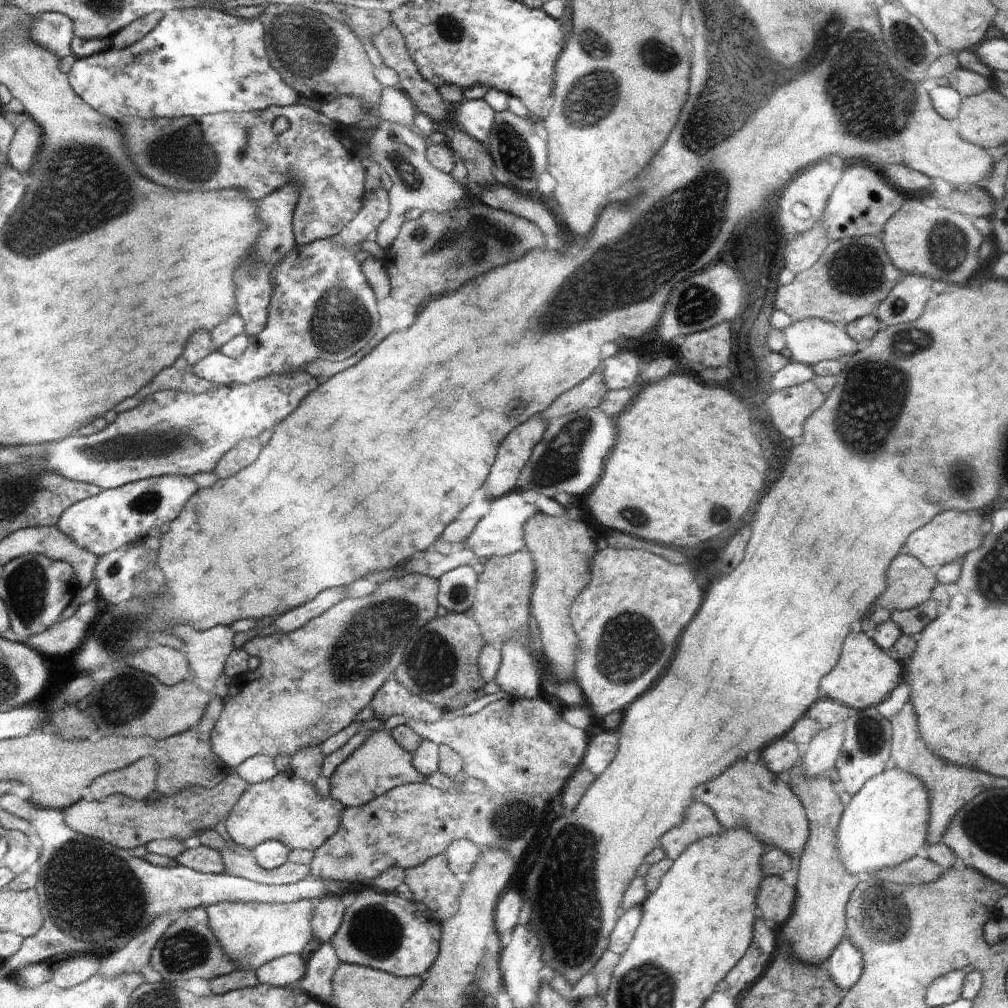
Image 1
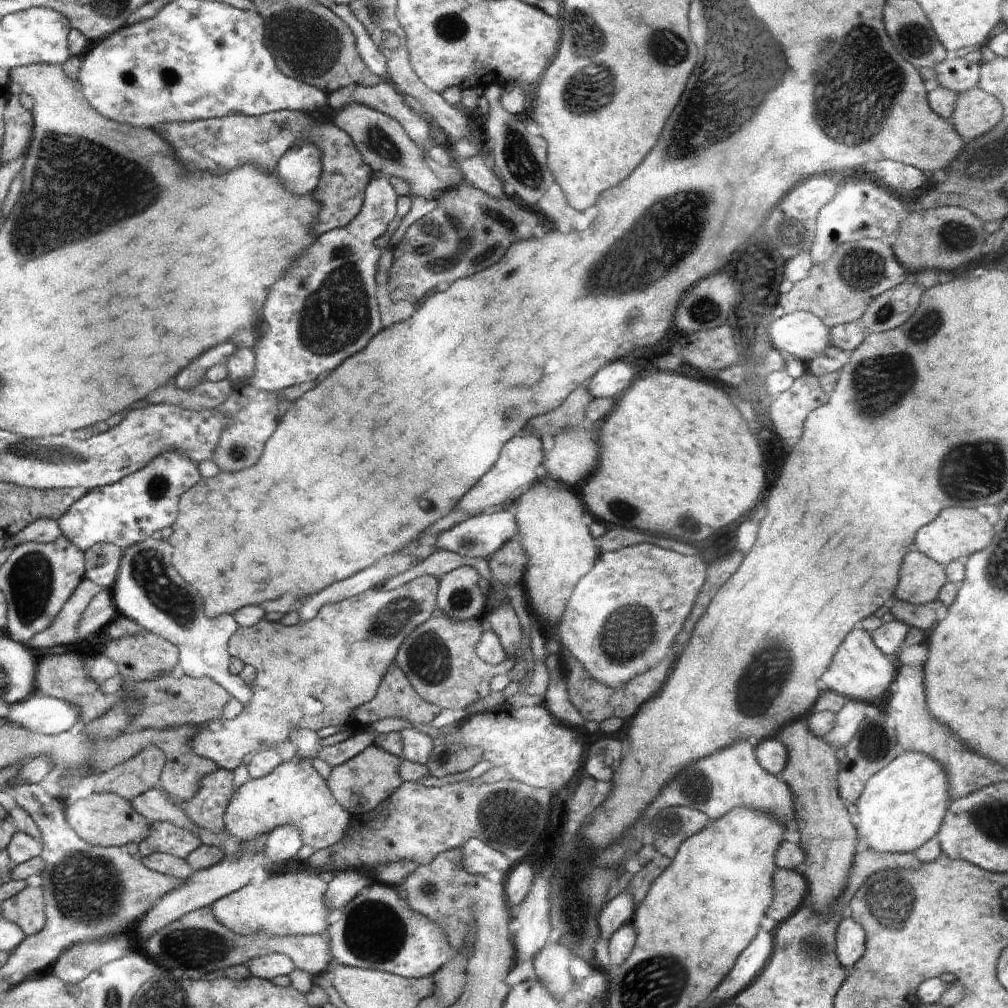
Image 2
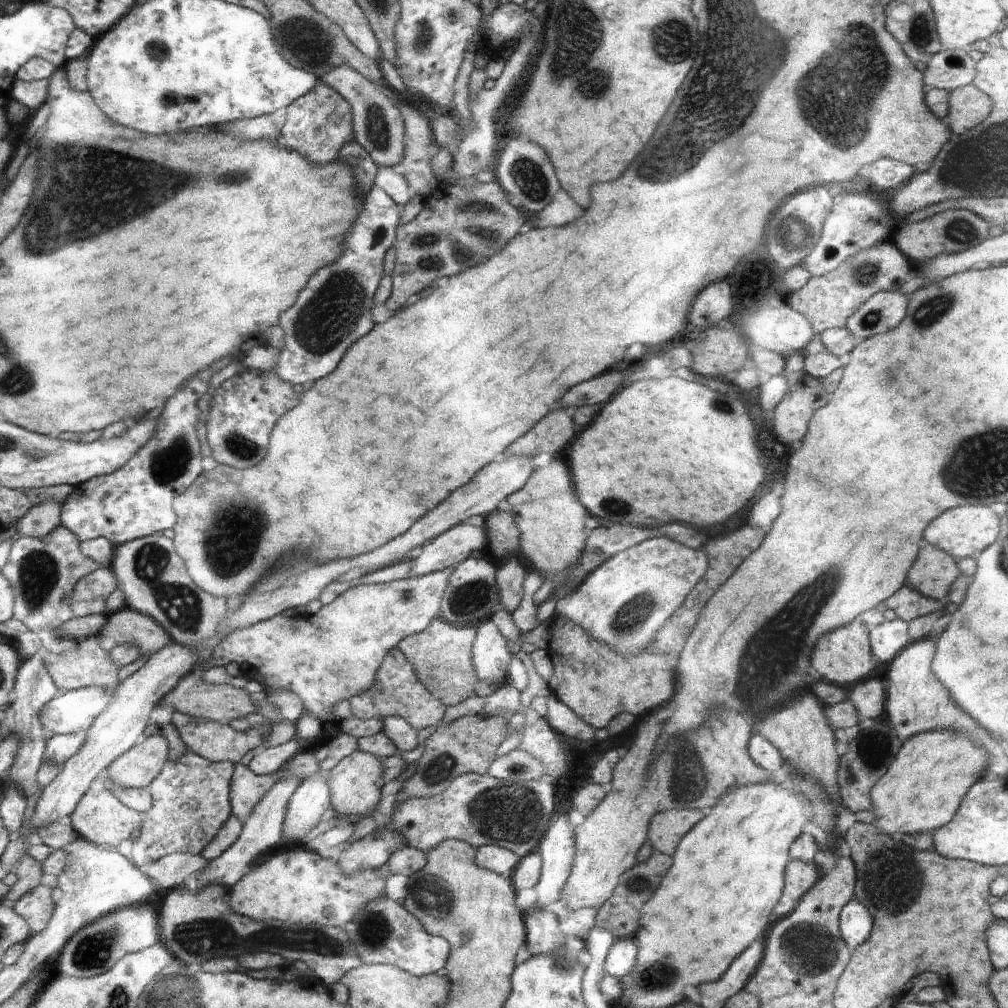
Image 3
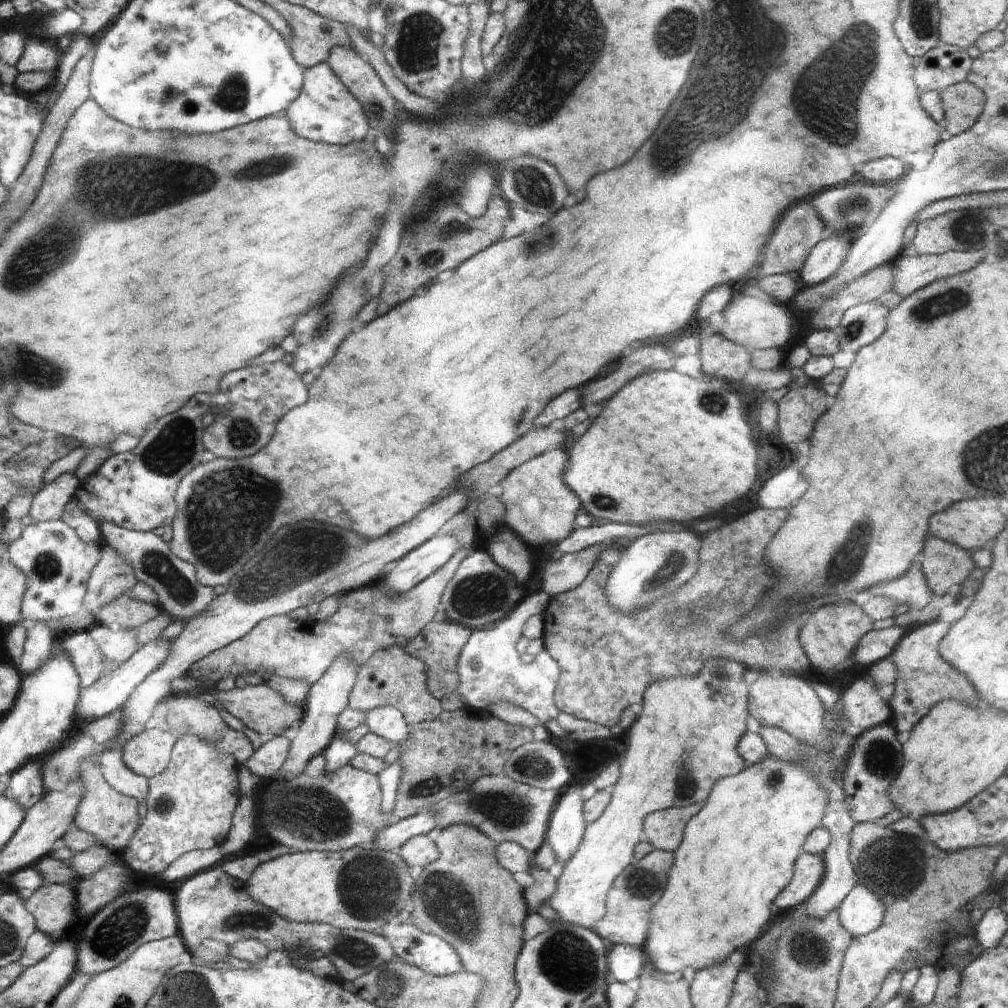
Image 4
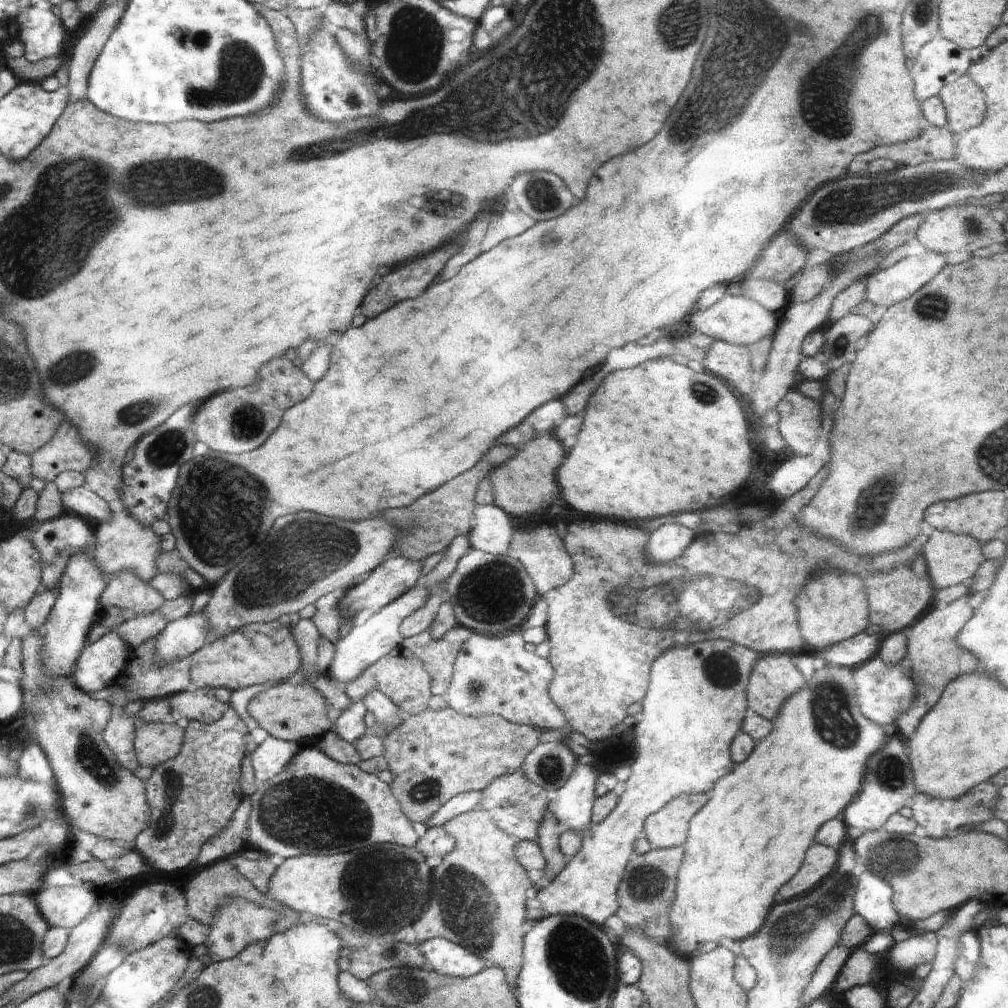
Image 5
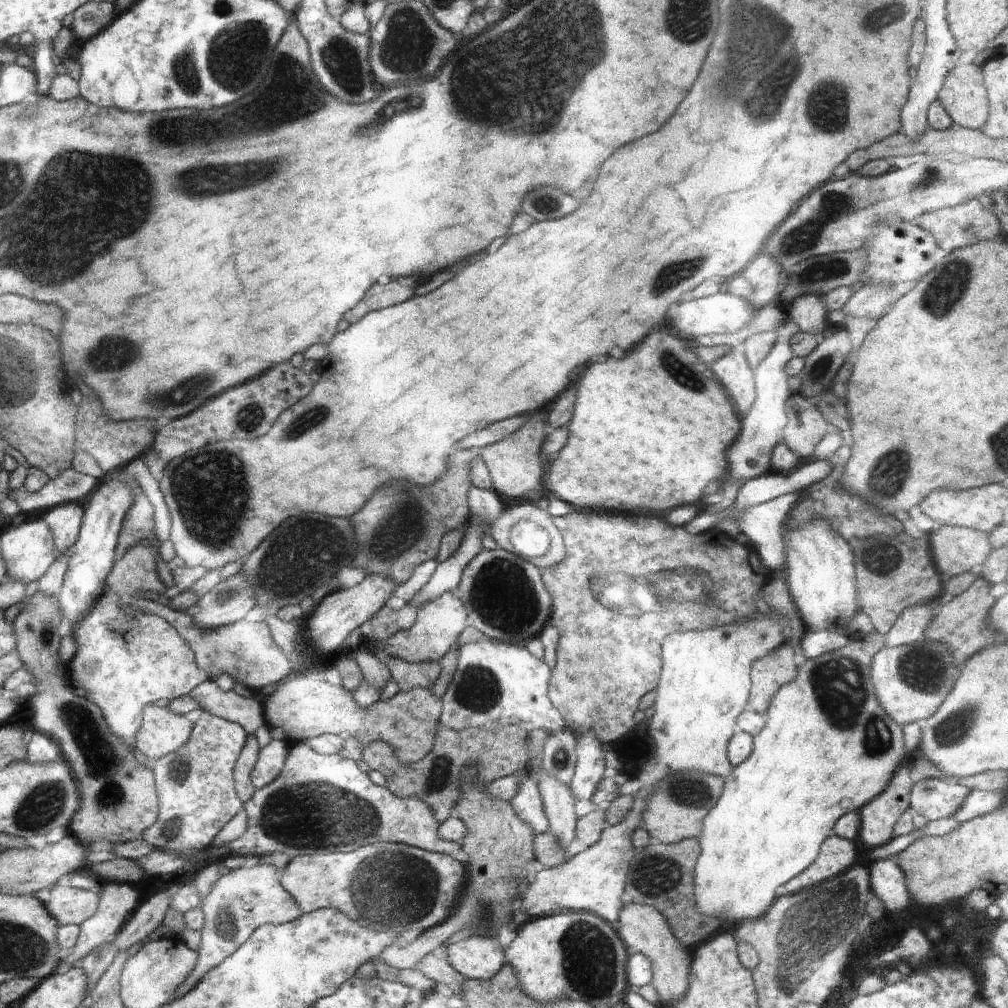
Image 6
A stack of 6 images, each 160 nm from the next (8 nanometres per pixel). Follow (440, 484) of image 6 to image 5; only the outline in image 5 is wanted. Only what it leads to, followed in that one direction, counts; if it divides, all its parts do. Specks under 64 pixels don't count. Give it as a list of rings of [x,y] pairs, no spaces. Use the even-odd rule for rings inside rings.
[[[494,446],[494,448],[488,450],[488,458],[484,454],[482,460],[476,466],[472,466],[468,472],[464,472],[464,474],[456,476],[454,480],[442,484],[434,492],[418,498],[418,502],[412,502],[410,506],[404,506],[404,508],[398,508],[398,510],[386,510],[386,514],[382,514],[384,520],[396,522],[400,526],[410,526],[410,530],[406,530],[406,534],[402,534],[402,540],[396,546],[396,551],[393,554],[402,554],[406,558],[425,560],[448,548],[454,538],[462,535],[468,536],[476,524],[474,510],[477,505],[475,492],[478,488],[478,482],[488,477],[486,476],[488,468],[494,468],[496,464],[506,462],[506,458],[512,458],[512,452],[514,450],[508,448],[508,446]]]

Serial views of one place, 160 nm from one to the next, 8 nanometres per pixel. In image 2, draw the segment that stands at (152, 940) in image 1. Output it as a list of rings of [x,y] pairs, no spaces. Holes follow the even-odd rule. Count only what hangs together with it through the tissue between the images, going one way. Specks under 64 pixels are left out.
[[[258,836],[252,842],[242,844],[243,851],[237,857],[224,857],[216,865],[206,867],[205,869],[195,870],[182,885],[181,888],[174,889],[168,896],[161,898],[152,910],[150,910],[145,920],[139,926],[137,938],[137,949],[142,948],[145,940],[155,932],[165,929],[171,922],[177,921],[181,916],[192,912],[193,910],[211,905],[219,898],[228,896],[230,893],[244,888],[252,880],[252,872],[260,866],[270,864],[271,860],[263,853],[263,836]],[[142,940],[142,942],[140,942]]]

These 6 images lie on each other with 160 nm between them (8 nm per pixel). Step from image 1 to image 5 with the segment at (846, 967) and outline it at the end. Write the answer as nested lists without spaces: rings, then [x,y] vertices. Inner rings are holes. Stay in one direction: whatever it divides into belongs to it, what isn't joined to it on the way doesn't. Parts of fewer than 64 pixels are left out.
[[[864,872],[858,878],[854,910],[876,930],[892,928],[898,922],[898,912],[892,906],[892,888],[874,872]]]

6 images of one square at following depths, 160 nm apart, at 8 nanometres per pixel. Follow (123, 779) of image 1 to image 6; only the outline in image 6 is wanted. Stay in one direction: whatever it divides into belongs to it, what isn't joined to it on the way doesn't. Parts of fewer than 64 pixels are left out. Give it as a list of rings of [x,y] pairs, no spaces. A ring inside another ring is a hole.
[[[146,706],[146,718],[142,718],[142,730],[136,736],[136,750],[146,758],[162,758],[180,748],[192,737],[194,724],[168,706]]]

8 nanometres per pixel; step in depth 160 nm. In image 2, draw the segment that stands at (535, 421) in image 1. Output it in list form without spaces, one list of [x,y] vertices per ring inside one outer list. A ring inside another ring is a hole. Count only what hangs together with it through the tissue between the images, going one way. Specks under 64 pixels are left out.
[[[526,434],[526,436],[516,436],[508,440],[500,452],[500,458],[496,464],[486,472],[474,488],[468,490],[468,494],[462,496],[462,502],[457,508],[466,517],[473,517],[484,512],[490,506],[502,504],[508,496],[516,497],[518,493],[524,492],[528,487],[536,483],[544,474],[542,454],[542,443],[537,435]]]

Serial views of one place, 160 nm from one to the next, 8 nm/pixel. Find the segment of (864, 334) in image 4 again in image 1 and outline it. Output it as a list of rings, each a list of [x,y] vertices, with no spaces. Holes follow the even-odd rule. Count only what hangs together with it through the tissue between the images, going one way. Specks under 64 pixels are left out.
[[[904,276],[878,306],[878,320],[886,326],[894,326],[920,318],[930,298],[930,286],[932,282],[924,276]]]

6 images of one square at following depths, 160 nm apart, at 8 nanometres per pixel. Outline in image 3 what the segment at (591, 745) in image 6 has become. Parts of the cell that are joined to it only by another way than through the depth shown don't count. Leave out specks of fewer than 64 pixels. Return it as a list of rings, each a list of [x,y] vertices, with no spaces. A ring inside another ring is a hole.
[[[556,816],[550,824],[544,840],[540,842],[542,870],[536,884],[538,900],[532,910],[544,908],[560,898],[560,890],[566,884],[570,868],[574,864],[574,826],[568,816]]]

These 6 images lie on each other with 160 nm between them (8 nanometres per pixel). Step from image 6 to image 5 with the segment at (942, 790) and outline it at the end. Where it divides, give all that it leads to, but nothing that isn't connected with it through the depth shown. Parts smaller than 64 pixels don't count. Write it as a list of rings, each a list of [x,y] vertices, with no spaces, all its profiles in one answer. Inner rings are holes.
[[[988,782],[982,786],[974,786],[974,790],[970,790],[966,796],[956,798],[956,800],[930,798],[928,794],[920,792],[912,802],[912,818],[918,826],[924,826],[924,830],[928,830],[930,836],[944,836],[946,832],[950,832],[954,828],[974,826],[984,820],[990,820],[996,800],[998,800],[998,786],[988,784]]]

